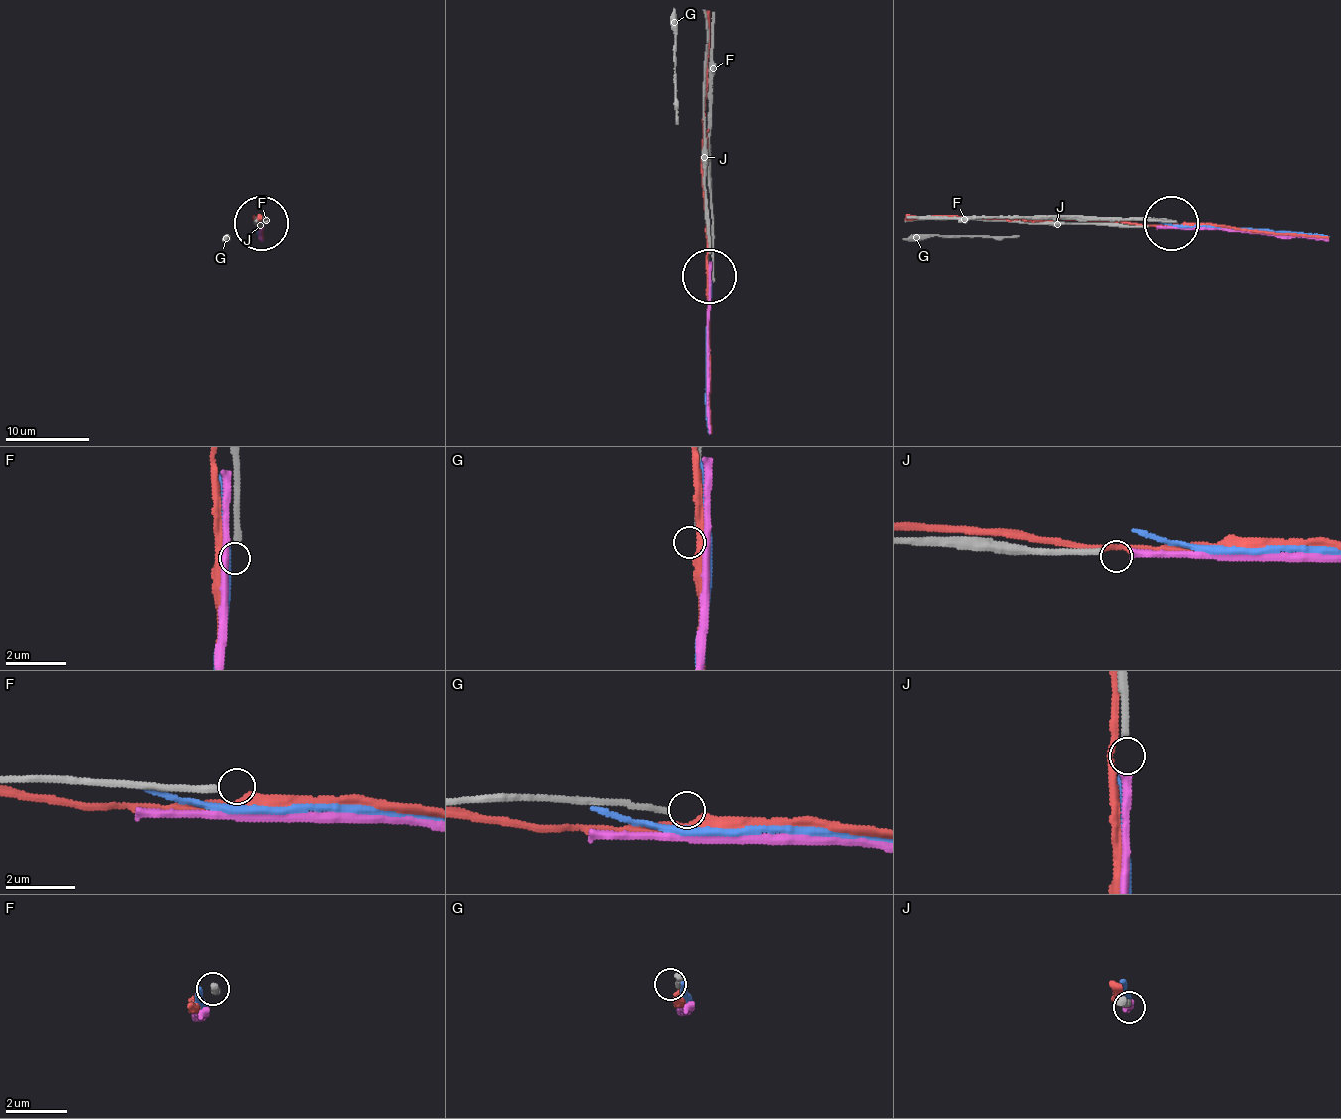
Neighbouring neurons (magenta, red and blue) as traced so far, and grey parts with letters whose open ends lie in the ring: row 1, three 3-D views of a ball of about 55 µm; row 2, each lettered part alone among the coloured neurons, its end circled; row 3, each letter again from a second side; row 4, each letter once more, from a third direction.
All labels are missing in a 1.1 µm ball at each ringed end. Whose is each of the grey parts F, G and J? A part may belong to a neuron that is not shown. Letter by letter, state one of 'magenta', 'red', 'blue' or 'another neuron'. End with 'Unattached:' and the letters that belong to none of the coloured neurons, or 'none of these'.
F: another neuron
G: another neuron
J: magenta
Unattached: F, G

